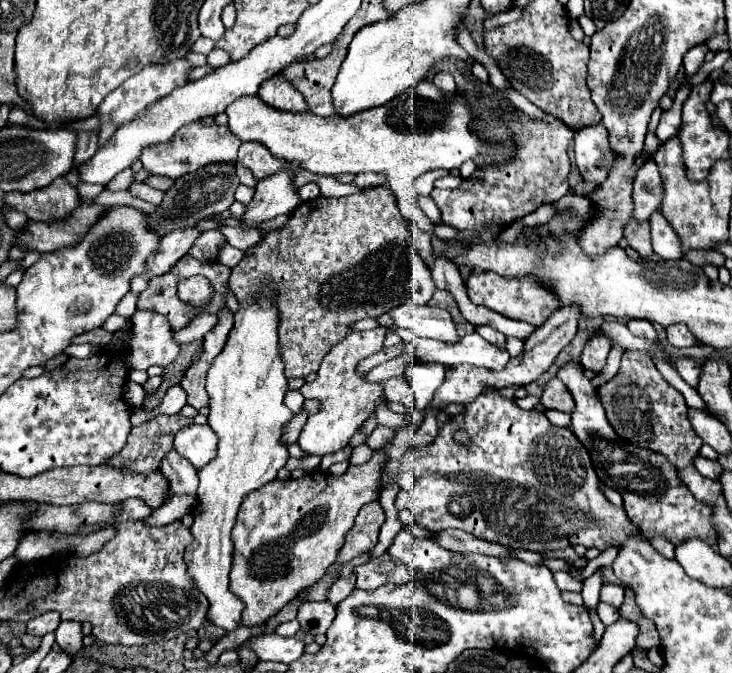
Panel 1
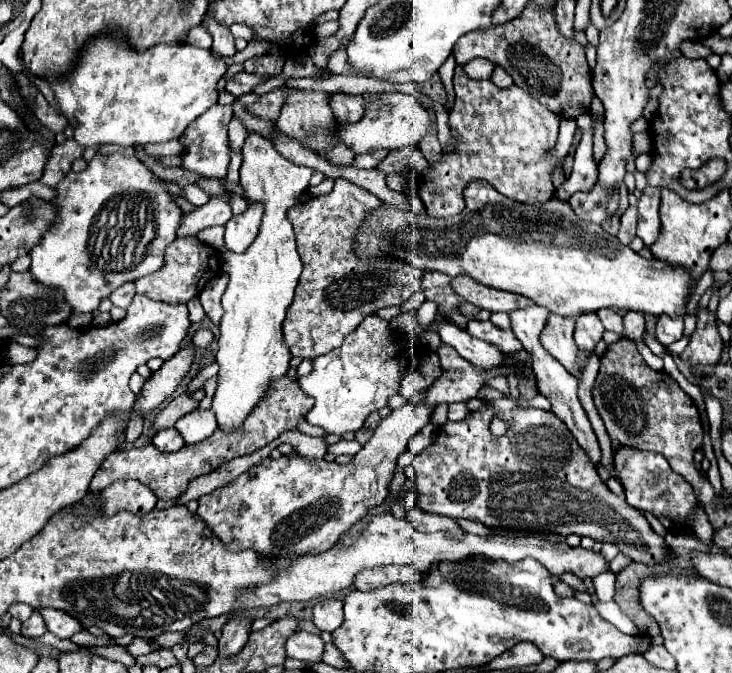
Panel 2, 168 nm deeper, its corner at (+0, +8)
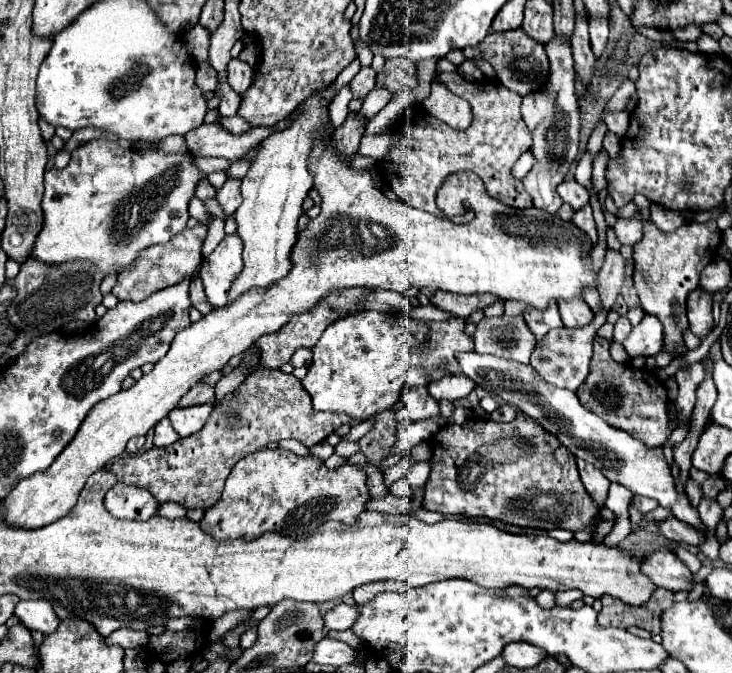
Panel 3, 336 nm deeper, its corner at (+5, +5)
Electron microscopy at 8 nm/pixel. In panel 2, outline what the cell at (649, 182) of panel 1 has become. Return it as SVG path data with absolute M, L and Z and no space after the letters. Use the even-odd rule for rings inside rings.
M629 206L629 208L625 210L625 214L621 216L621 228L619 228L619 234L617 234L617 238L619 238L623 244L629 244L629 242L635 238L637 220L639 220L639 210L637 210L637 206Z

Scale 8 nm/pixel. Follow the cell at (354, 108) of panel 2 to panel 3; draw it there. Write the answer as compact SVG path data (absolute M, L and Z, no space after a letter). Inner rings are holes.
M348 115L346 123L338 129L334 129L334 135L332 135L338 155L342 155L342 157L354 155L358 151L362 133L364 133L364 119L360 119L358 115Z

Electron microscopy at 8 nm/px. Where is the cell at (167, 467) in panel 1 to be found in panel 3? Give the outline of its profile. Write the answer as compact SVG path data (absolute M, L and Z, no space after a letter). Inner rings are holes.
M162 419L162 421L154 427L154 445L156 445L156 447L166 447L166 445L178 441L178 439L180 439L180 435L172 429L172 425L170 425L168 419Z

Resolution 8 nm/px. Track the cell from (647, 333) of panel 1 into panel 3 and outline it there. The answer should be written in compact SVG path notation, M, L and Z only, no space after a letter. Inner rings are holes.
M620 317L616 323L614 323L614 339L616 341L624 341L626 339L626 335L632 331L632 325L630 325L630 321L626 319L626 317Z

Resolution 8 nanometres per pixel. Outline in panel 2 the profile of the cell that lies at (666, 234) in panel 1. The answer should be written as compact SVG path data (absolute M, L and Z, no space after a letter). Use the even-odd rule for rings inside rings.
M647 186L643 196L639 198L639 226L637 236L647 244L655 244L661 232L661 220L659 220L659 188Z

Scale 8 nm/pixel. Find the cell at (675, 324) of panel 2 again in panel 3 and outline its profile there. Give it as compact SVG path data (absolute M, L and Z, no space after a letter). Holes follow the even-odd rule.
M646 315L640 325L632 327L622 345L630 357L650 357L662 351L662 333L662 323L652 315Z

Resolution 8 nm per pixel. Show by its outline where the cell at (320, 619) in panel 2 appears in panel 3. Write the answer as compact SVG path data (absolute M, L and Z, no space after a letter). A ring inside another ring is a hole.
M340 603L324 615L324 625L326 625L326 629L346 631L356 623L356 619L358 619L358 607Z

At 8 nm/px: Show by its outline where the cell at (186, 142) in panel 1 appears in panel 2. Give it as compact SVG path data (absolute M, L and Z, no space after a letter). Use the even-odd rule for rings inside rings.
M215 104L211 106L203 116L193 120L189 128L183 132L179 138L181 144L181 168L193 170L201 176L215 176L215 178L225 178L227 166L229 166L229 138L227 138L227 124L231 122L231 106L221 106Z

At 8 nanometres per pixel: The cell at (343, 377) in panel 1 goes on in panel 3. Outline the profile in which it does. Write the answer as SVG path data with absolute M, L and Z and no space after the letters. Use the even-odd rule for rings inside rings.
M352 313L326 327L318 343L312 347L314 361L308 367L308 375L302 379L302 385L310 393L316 411L346 413L354 421L374 417L376 413L394 407L394 401L400 399L404 385L429 385L436 379L442 379L444 375L462 375L456 357L458 353L474 351L472 337L464 331L464 325L466 321L458 317L424 323L408 317L406 313Z

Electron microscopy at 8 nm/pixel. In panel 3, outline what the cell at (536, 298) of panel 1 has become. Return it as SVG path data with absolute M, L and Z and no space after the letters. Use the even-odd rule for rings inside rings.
M436 291L434 297L430 299L430 303L454 317L460 319L468 319L468 315L476 309L484 309L486 305L490 305L492 301L496 301L494 295L482 293L482 295L450 295L448 291Z

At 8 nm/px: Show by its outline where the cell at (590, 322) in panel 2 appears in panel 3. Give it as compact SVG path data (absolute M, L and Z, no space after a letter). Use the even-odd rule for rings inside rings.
M576 297L572 301L558 301L558 309L560 309L562 323L566 327L582 327L582 325L590 323L594 317L592 309L580 297Z

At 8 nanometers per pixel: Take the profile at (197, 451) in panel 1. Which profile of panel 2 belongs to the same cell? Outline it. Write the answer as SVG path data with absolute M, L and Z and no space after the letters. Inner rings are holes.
M211 410L189 412L183 418L179 418L175 428L179 430L179 434L183 436L183 440L187 444L199 444L199 442L207 440L209 436L213 436L213 432L217 430L215 414Z

